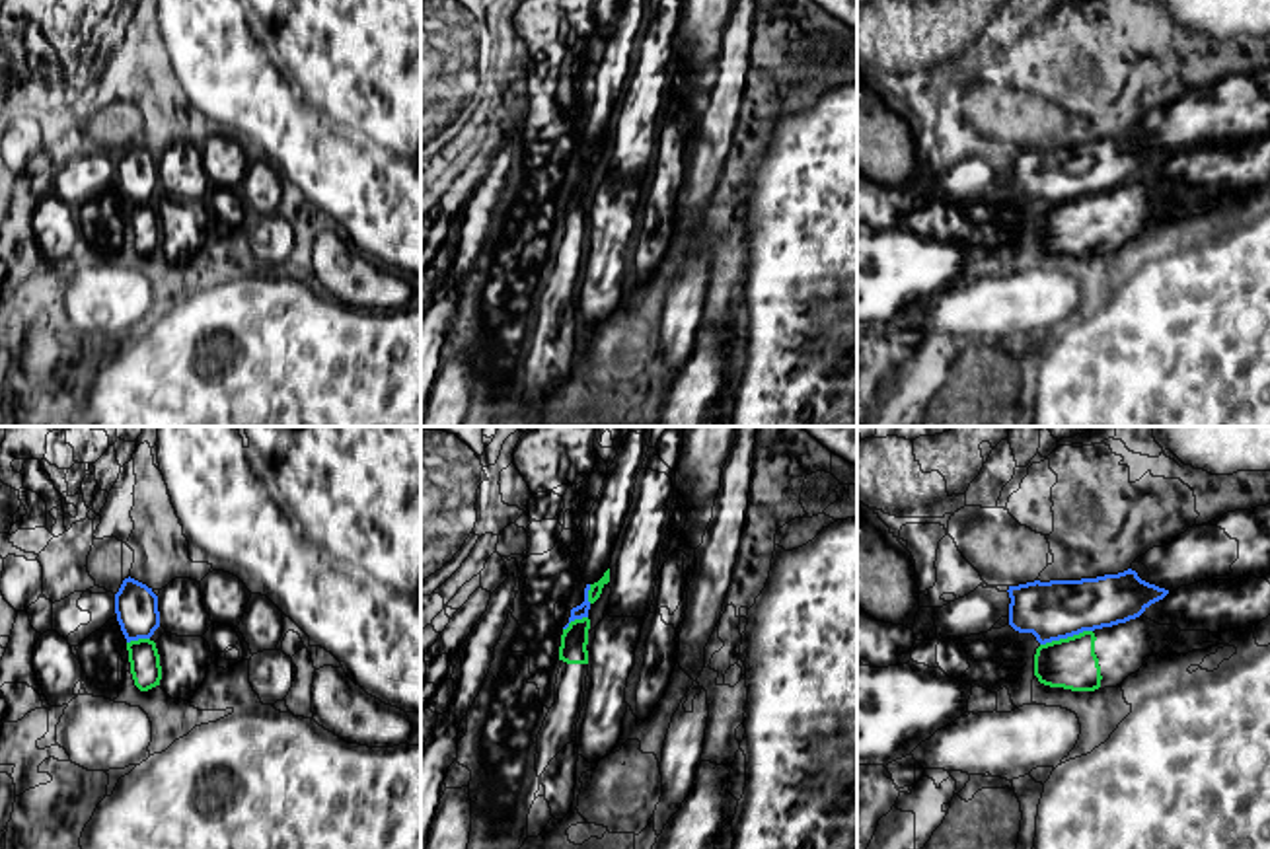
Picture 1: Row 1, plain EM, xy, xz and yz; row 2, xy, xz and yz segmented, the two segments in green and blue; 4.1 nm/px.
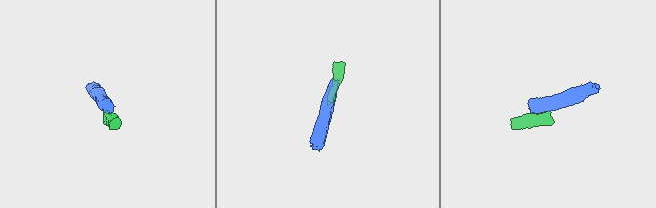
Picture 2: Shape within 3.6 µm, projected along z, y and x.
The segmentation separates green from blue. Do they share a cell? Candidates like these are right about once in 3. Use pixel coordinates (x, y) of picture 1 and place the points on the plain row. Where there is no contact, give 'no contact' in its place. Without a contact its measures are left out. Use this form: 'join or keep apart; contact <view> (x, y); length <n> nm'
keep apart; contact yz (1068, 201); length 220 nm

